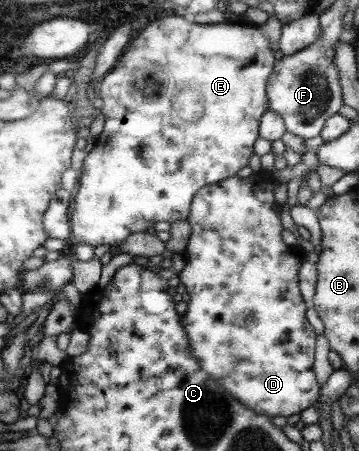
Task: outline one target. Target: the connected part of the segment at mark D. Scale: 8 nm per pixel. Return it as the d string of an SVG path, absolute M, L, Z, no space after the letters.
M269 171L253 172L249 177L238 178L236 175L227 179L222 179L217 183L209 184L201 187L193 195L190 205L190 212L187 216L187 223L191 228L191 233L186 243L183 254L186 255L185 266L178 273L180 280L180 290L185 291L189 295L187 309L184 314L180 315L179 323L187 335L187 347L191 350L193 359L199 365L201 371L205 371L207 375L211 375L213 383L220 385L221 389L229 391L229 395L233 395L239 403L243 403L247 409L258 413L265 414L268 417L275 415L299 414L303 409L311 405L315 405L318 401L320 393L320 385L315 382L312 365L314 361L315 335L311 325L305 318L305 305L297 288L297 272L301 264L302 251L291 246L283 244L280 232L284 229L283 222L277 217L276 212L279 207L273 199L272 188L278 184L277 180Z

